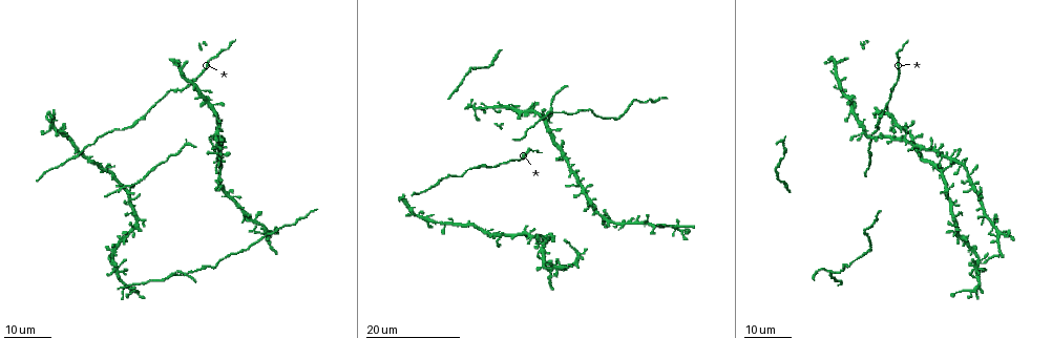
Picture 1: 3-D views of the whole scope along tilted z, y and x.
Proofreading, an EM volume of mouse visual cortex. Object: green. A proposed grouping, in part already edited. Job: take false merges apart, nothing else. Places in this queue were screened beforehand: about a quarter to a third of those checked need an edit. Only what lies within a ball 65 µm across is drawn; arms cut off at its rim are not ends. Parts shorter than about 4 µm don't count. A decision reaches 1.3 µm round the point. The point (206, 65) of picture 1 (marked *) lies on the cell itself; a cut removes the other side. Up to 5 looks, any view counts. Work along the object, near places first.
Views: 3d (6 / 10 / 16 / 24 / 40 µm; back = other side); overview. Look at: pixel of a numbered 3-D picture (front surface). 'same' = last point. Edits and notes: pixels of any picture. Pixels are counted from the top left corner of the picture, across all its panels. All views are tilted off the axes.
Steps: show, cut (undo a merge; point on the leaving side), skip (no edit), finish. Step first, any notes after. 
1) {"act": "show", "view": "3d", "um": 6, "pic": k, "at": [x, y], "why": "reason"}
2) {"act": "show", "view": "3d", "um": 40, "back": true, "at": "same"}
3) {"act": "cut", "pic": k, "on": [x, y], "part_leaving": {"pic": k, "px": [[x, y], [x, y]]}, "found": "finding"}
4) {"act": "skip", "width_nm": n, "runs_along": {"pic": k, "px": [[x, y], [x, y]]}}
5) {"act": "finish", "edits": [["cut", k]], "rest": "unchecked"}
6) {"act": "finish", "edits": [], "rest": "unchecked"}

{"act": "show", "view": "3d", "um": 24, "pic": 1, "at": [200, 96]}

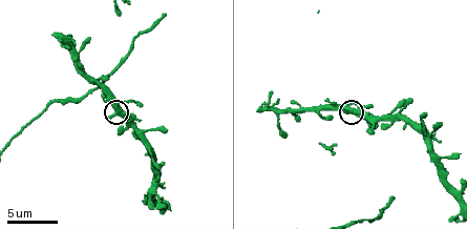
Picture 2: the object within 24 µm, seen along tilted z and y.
{"act": "show", "view": "3d", "um": 10, "pic": 2, "at": [351, 111], "why": "zoom in"}

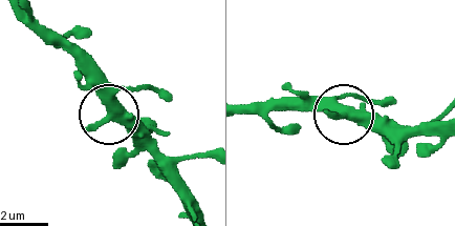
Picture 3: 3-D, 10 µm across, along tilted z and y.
{"act": "skip", "width_nm": 330, "found": "continuous, no second cell"}

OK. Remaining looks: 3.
{"act": "show", "view": "3d", "um": 24, "pic": 1, "at": [980, 261], "why": "looks like a crossing"}

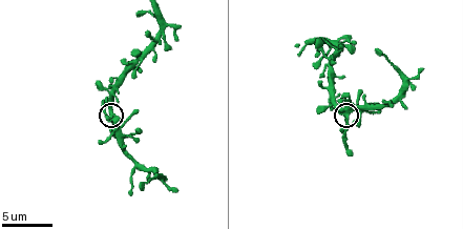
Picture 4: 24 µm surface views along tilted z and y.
{"act": "show", "view": "3d", "um": 6, "pic": 4, "at": [348, 111]}

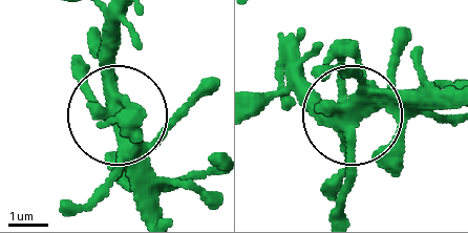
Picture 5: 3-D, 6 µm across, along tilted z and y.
{"act": "skip", "runs_along": {"pic": 5, "px": [[297, 45], [317, 100], [348, 121], [339, 205]]}, "found": "one cell here"}

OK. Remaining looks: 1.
{"act": "finish", "edits": [], "rest": "unchecked"}

